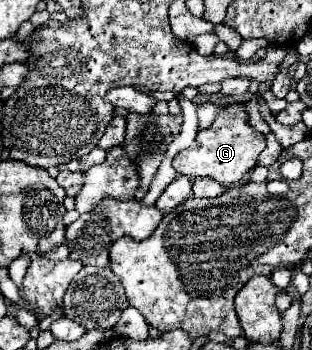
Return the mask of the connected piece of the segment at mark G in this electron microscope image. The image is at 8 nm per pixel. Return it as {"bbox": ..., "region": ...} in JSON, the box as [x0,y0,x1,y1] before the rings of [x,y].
{"bbox":[173,105,265,187],"region":[[[233,105],[229,109],[223,109],[217,115],[211,129],[199,131],[197,139],[193,141],[193,145],[189,149],[175,155],[173,169],[179,175],[185,175],[189,179],[211,177],[217,183],[227,187],[231,183],[241,181],[245,177],[245,173],[249,173],[257,165],[257,157],[263,149],[265,149],[265,135],[255,131],[249,125],[247,115],[239,105]]]}

